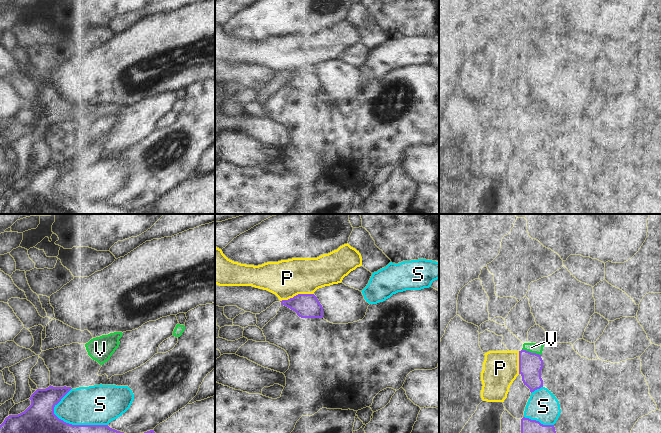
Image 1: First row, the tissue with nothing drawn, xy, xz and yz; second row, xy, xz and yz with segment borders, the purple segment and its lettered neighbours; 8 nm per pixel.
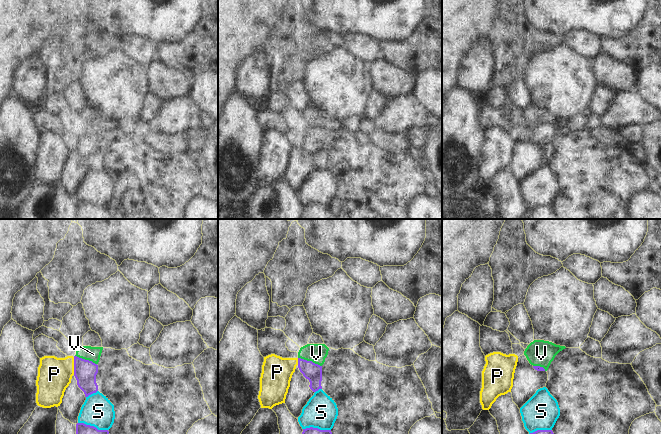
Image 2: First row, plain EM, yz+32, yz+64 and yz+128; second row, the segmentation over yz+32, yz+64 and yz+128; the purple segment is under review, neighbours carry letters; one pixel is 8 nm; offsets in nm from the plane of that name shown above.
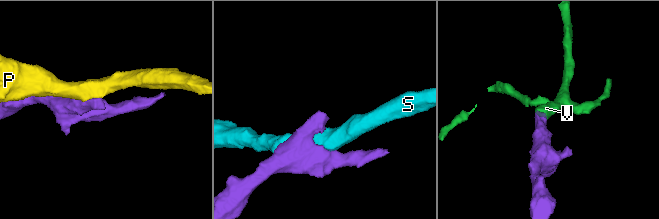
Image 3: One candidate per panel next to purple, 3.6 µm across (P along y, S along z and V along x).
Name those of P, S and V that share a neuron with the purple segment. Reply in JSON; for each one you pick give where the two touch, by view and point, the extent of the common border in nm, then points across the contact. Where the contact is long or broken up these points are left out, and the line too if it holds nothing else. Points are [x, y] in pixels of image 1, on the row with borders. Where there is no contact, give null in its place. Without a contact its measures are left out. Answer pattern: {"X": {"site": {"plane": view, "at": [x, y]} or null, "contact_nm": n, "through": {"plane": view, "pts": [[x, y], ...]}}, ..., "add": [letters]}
{"V": {"site": {"plane": "yz", "at": [530, 352]}, "contact_nm": 160, "through": {"plane": "yz", "pts": [[530, 364], [530, 352], [531, 347]]}}, "add": ["V"]}

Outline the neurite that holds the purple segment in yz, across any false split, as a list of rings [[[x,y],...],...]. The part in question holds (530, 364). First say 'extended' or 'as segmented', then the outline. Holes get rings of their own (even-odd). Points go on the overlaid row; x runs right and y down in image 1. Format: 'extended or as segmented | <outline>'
extended | [[[524,343],[522,350],[519,351],[519,374],[531,393],[543,387],[541,378],[543,347],[542,344]]]

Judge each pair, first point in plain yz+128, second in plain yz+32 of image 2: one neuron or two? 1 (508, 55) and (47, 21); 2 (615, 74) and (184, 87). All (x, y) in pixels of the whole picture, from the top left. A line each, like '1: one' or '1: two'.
1: two
2: one

